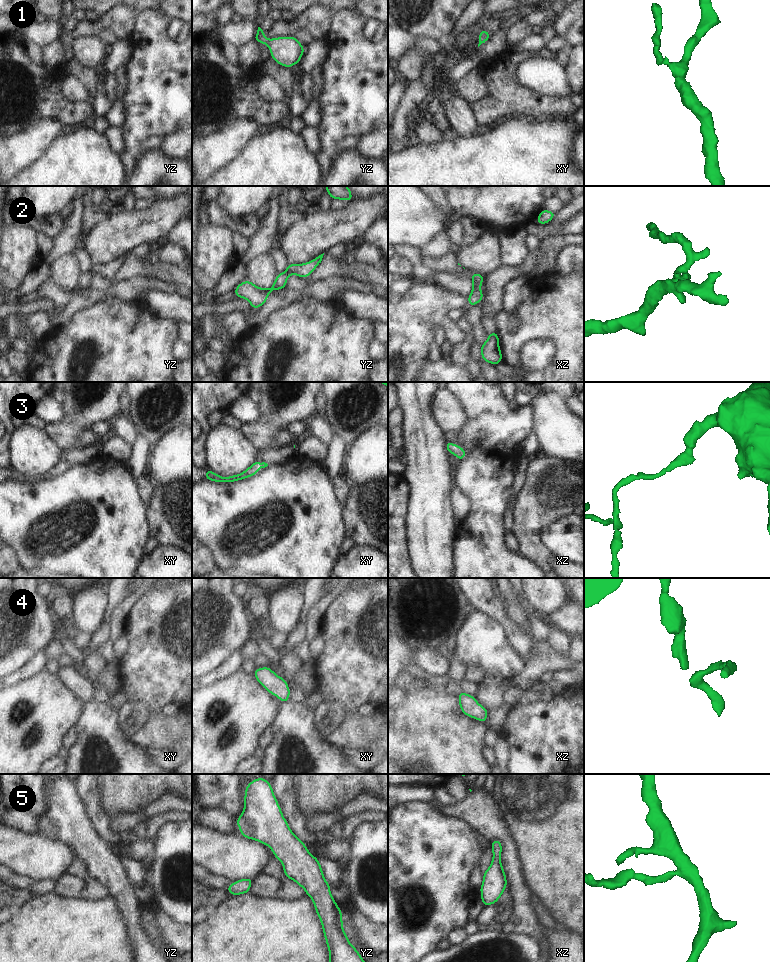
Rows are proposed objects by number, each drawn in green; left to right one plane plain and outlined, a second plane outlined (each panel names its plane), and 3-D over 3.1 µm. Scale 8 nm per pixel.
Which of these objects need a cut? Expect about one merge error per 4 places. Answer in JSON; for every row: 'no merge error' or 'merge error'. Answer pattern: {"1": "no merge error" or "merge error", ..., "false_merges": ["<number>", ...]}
{"1": "no merge error", "2": "no merge error", "3": "no merge error", "4": "no merge error", "5": "no merge error", "false_merges": []}

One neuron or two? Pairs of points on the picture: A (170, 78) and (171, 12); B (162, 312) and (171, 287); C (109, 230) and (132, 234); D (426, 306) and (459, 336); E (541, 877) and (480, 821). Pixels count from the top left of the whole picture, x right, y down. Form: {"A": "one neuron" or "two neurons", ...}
{"A": "one neuron", "B": "two neurons", "C": "one neuron", "D": "two neurons", "E": "two neurons"}

